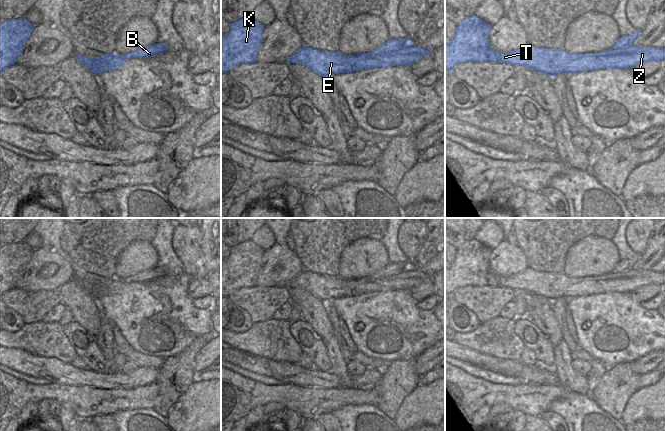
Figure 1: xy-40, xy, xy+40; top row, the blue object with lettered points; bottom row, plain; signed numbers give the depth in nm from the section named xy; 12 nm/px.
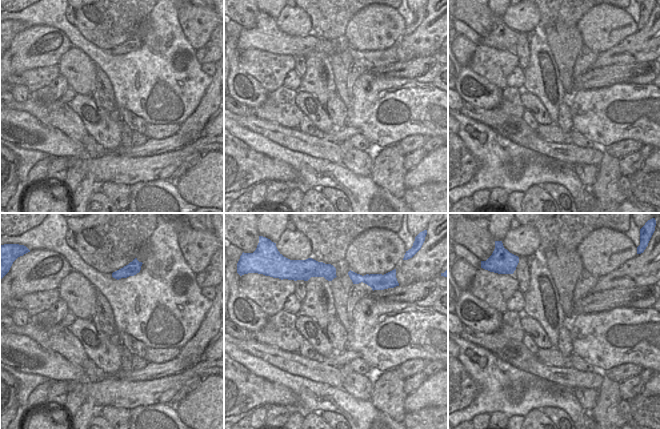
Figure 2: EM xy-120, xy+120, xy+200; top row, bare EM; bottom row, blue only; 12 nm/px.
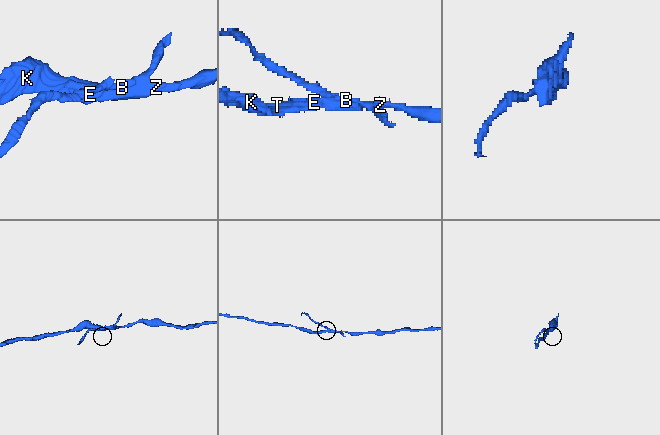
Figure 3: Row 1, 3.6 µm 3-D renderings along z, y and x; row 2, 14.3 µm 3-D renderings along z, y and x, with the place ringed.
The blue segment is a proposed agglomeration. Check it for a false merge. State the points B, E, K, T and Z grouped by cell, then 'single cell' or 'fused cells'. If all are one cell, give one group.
groups B / E K T Z; fused cells

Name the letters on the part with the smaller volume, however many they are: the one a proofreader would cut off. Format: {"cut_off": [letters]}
{"cut_off": ["B"]}

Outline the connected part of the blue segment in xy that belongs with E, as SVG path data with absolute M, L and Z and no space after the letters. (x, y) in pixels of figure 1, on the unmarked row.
M409 265L399 274L381 277L380 281L367 282L365 279L342 279L339 275L323 275L303 270L286 287L300 287L316 298L328 302L339 297L353 297L377 291L410 290L430 279L432 274L412 270Z

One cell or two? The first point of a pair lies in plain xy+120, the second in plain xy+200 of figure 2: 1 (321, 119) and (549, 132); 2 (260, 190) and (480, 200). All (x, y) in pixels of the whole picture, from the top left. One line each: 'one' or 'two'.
1: two
2: one

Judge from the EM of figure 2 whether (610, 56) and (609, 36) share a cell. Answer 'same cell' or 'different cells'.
different cells

